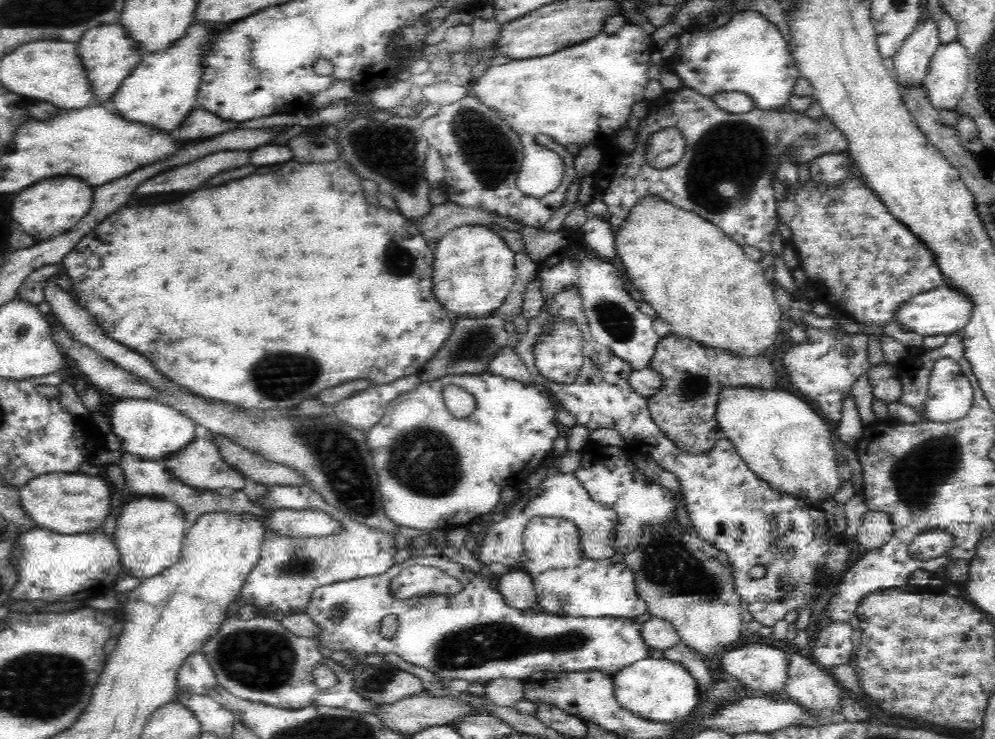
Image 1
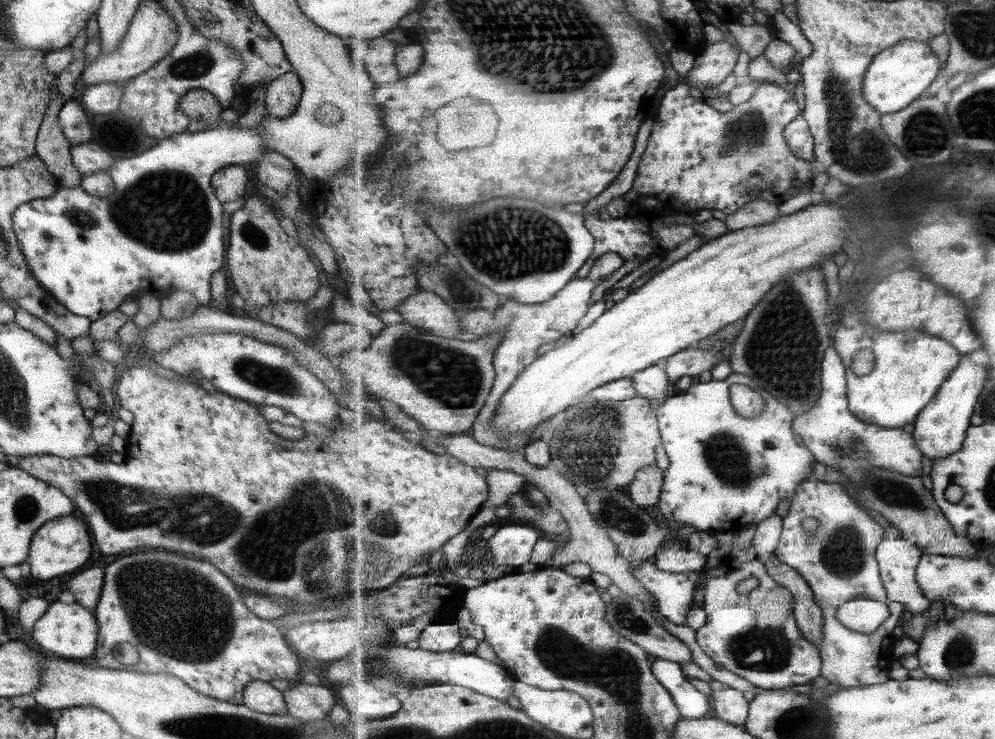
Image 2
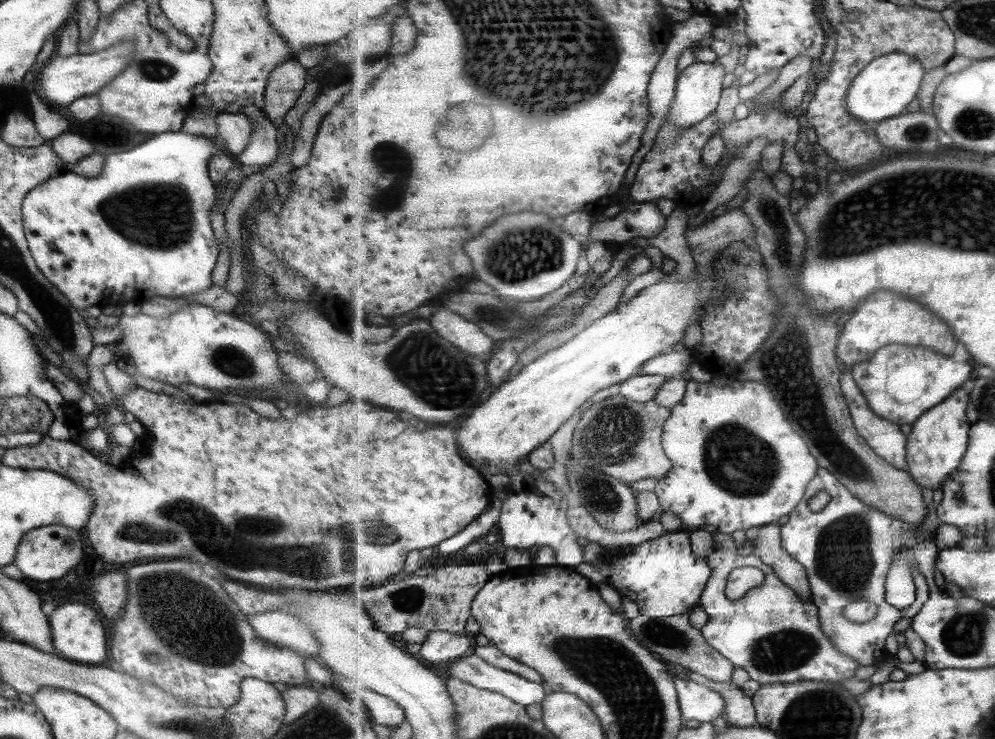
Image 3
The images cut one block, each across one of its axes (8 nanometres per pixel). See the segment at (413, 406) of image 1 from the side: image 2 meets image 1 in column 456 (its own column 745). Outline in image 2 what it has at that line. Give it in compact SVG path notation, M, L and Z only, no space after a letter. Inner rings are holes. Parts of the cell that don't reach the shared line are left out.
M733 372L726 379L717 381L710 380L707 382L699 381L697 384L689 385L684 392L675 391L671 396L664 400L663 405L656 410L658 420L660 422L660 431L662 434L662 443L665 446L667 454L670 458L669 468L665 471L665 480L663 492L661 495L660 503L657 505L663 514L663 518L673 526L693 526L696 530L707 532L719 532L719 531L739 531L741 528L749 524L758 525L760 522L767 520L770 516L775 515L777 506L781 504L781 500L792 500L796 495L797 487L801 486L805 480L811 480L814 471L814 464L817 463L815 455L801 442L795 440L795 432L793 432L793 410L787 408L785 404L781 404L773 394L769 394L767 390L759 388L749 376L745 374L737 374ZM734 384L743 384L749 388L753 388L759 391L762 395L763 408L761 410L761 416L754 416L753 418L743 417L733 407L730 388Z

